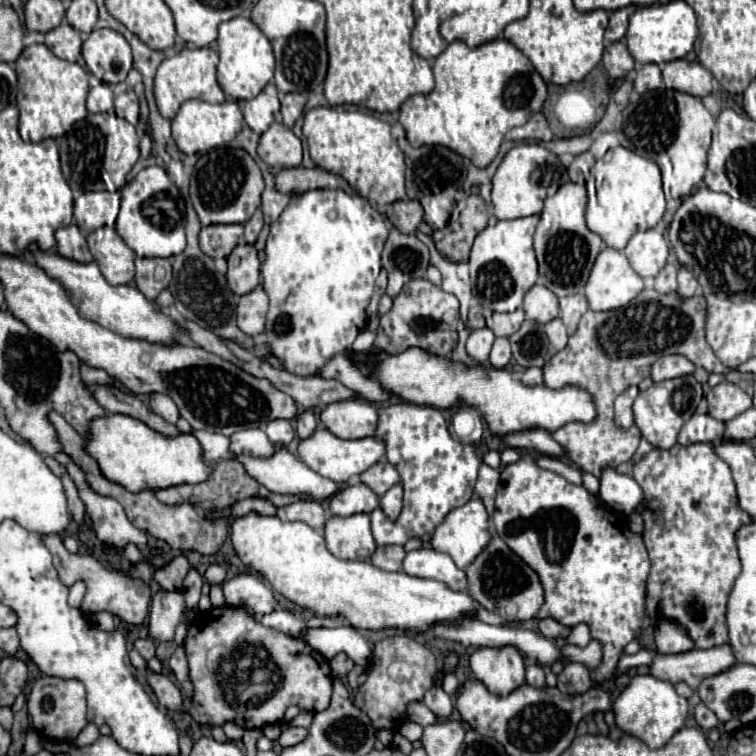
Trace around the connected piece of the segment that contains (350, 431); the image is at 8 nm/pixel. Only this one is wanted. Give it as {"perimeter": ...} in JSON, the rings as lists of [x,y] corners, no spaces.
{"perimeter":[[[348,399],[324,407],[320,421],[340,439],[362,439],[376,433],[378,409],[366,399]]]}

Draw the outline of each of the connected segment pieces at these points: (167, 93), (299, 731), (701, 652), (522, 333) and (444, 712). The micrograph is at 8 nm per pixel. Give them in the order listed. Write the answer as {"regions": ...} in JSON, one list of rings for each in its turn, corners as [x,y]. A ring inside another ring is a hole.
{"regions":[[[[212,47],[202,49],[182,49],[174,57],[168,57],[160,63],[158,73],[154,78],[153,93],[158,111],[166,119],[174,119],[180,105],[188,99],[202,99],[208,103],[222,103],[226,95],[222,93],[218,81],[216,81],[216,65],[218,65],[218,53]]],[[[290,727],[288,731],[284,731],[284,733],[280,735],[278,741],[280,741],[282,747],[292,747],[292,745],[304,741],[306,735],[308,735],[308,729],[302,729],[302,727]]],[[[726,643],[712,649],[692,649],[678,655],[658,655],[650,665],[650,673],[670,683],[686,681],[692,689],[698,689],[706,677],[722,673],[734,665],[736,657],[732,647]]],[[[526,319],[522,327],[510,335],[512,357],[522,367],[542,367],[548,357],[548,337],[544,333],[544,325]]],[[[434,685],[430,691],[426,691],[422,703],[424,703],[434,715],[438,715],[440,719],[448,719],[448,717],[452,717],[452,713],[454,713],[452,697],[450,697],[448,693],[444,693],[444,689],[438,687],[438,685]]]]}

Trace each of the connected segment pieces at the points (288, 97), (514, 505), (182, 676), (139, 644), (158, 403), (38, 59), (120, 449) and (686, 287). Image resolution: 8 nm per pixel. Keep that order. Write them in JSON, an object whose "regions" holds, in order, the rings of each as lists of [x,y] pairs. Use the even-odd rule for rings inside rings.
{"regions":[[[[280,93],[280,103],[282,103],[282,123],[284,127],[292,129],[296,119],[304,111],[306,97],[302,93]]],[[[524,453],[520,457],[520,461],[516,463],[510,463],[506,465],[502,471],[500,471],[500,487],[498,487],[498,495],[496,495],[496,511],[494,511],[494,517],[492,517],[492,525],[498,533],[498,537],[516,553],[520,555],[520,559],[524,559],[538,575],[540,575],[540,581],[544,583],[544,591],[546,591],[546,601],[542,605],[542,609],[538,611],[538,619],[546,619],[546,617],[552,617],[564,625],[578,625],[578,623],[588,623],[590,629],[592,629],[592,637],[598,639],[602,645],[604,645],[604,659],[602,659],[602,665],[598,667],[598,671],[592,671],[592,679],[596,683],[604,683],[608,679],[612,679],[614,675],[614,669],[616,669],[616,663],[622,655],[622,649],[624,645],[628,645],[636,633],[640,631],[640,625],[642,625],[642,619],[646,615],[646,605],[644,605],[644,597],[646,597],[646,579],[648,579],[648,571],[650,571],[650,561],[648,561],[648,553],[646,553],[646,547],[644,547],[644,541],[640,535],[636,533],[626,533],[618,527],[618,517],[612,515],[614,511],[608,511],[604,509],[604,505],[600,503],[598,497],[590,495],[582,485],[572,485],[568,483],[566,479],[562,479],[560,475],[552,473],[552,471],[546,471],[542,467],[538,467],[536,463],[536,455],[530,455],[530,453]]],[[[176,647],[172,657],[170,657],[170,669],[174,671],[176,679],[180,681],[182,685],[182,691],[186,693],[186,699],[192,697],[192,683],[188,679],[188,663],[186,663],[186,655],[184,655],[184,649],[182,647]]],[[[136,639],[134,641],[134,647],[138,649],[138,653],[148,661],[154,657],[154,651],[156,651],[156,645],[152,639]]],[[[152,393],[150,395],[150,409],[156,415],[162,415],[164,419],[168,419],[168,423],[176,423],[178,421],[178,407],[176,407],[176,403],[164,393]]],[[[30,45],[16,61],[18,73],[18,129],[24,141],[38,143],[48,137],[60,137],[76,121],[86,117],[88,73],[78,65],[58,59],[46,45]]],[[[106,415],[94,419],[90,433],[88,453],[98,461],[102,473],[110,481],[122,485],[130,493],[140,493],[144,489],[158,491],[182,483],[196,485],[206,481],[212,473],[212,463],[204,461],[202,445],[192,433],[168,437],[128,415]]],[[[680,265],[680,269],[678,269],[678,293],[684,295],[684,297],[692,297],[692,295],[698,293],[698,289],[700,287],[698,287],[694,273],[688,267]]]]}

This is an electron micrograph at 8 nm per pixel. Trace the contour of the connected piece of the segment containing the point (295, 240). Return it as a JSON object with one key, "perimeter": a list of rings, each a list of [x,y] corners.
{"perimeter":[[[316,189],[316,191],[306,191],[302,195],[294,195],[288,203],[288,207],[284,209],[284,213],[280,215],[280,219],[276,223],[270,225],[270,235],[266,241],[266,261],[262,263],[262,279],[264,279],[264,291],[270,297],[270,309],[268,309],[268,319],[266,319],[266,337],[268,337],[268,347],[270,351],[286,365],[286,369],[294,375],[316,375],[318,369],[332,357],[338,353],[344,353],[346,349],[352,347],[356,335],[366,327],[366,307],[370,303],[372,291],[374,291],[374,281],[380,273],[380,253],[384,247],[384,241],[388,237],[388,227],[384,217],[360,195],[348,195],[342,189],[330,191],[330,189]]]}

